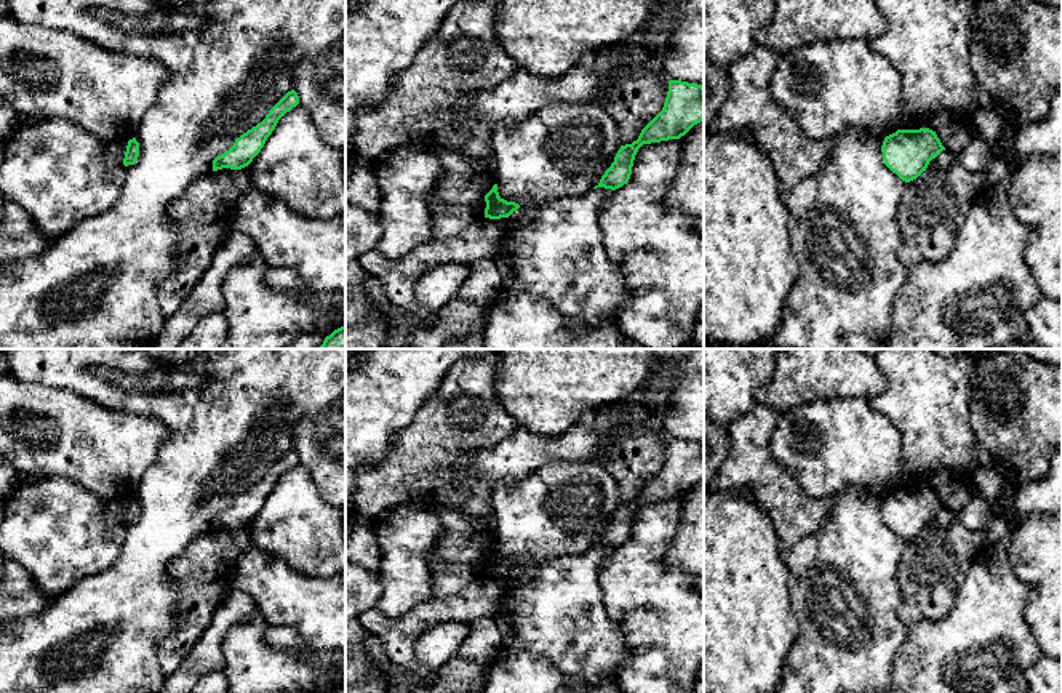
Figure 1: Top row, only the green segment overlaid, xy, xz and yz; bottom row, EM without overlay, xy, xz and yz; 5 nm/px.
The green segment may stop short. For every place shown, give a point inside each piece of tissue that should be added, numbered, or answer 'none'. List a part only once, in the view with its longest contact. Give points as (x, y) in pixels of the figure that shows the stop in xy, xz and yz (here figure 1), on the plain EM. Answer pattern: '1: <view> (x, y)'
none

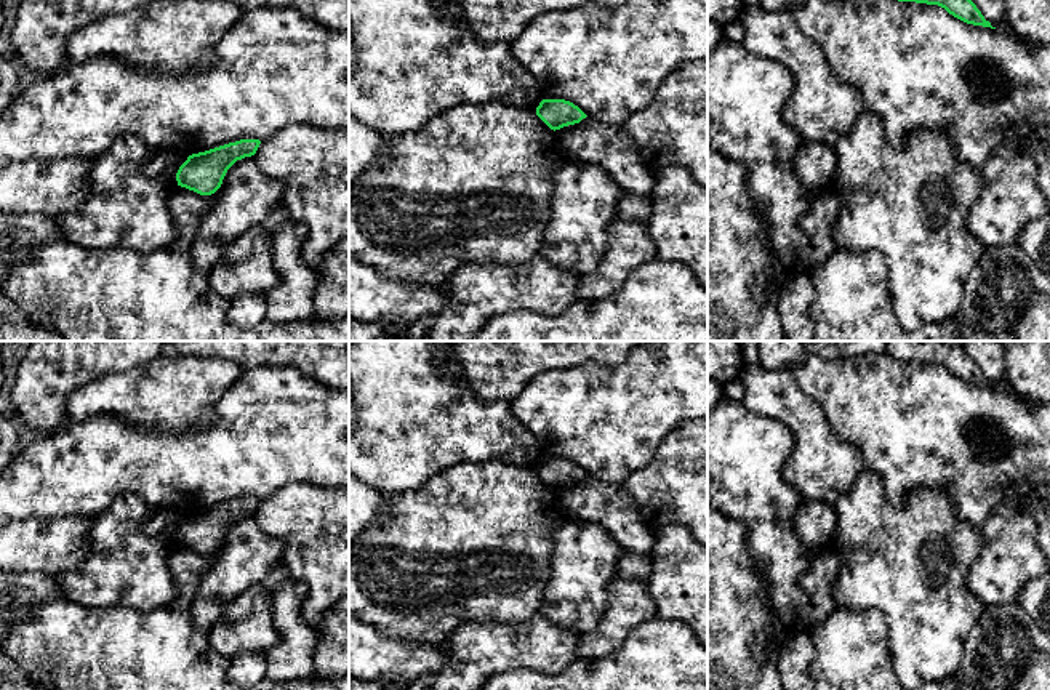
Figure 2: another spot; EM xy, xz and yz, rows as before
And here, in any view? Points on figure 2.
none

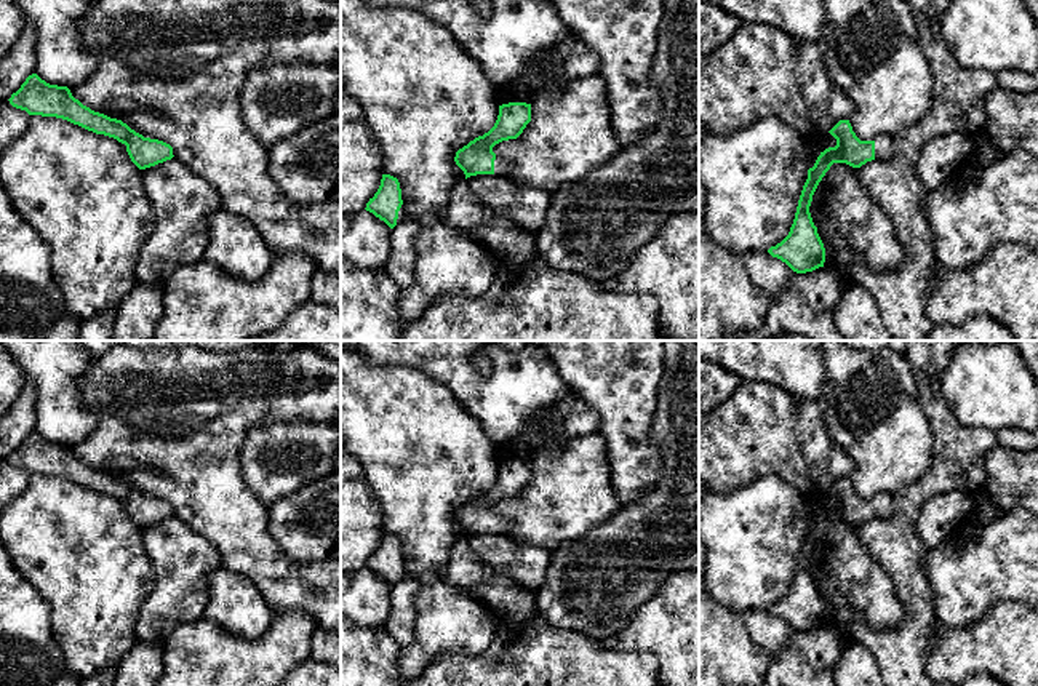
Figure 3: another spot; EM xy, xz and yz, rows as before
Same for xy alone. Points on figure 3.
none

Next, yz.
1: yz (883, 504)

